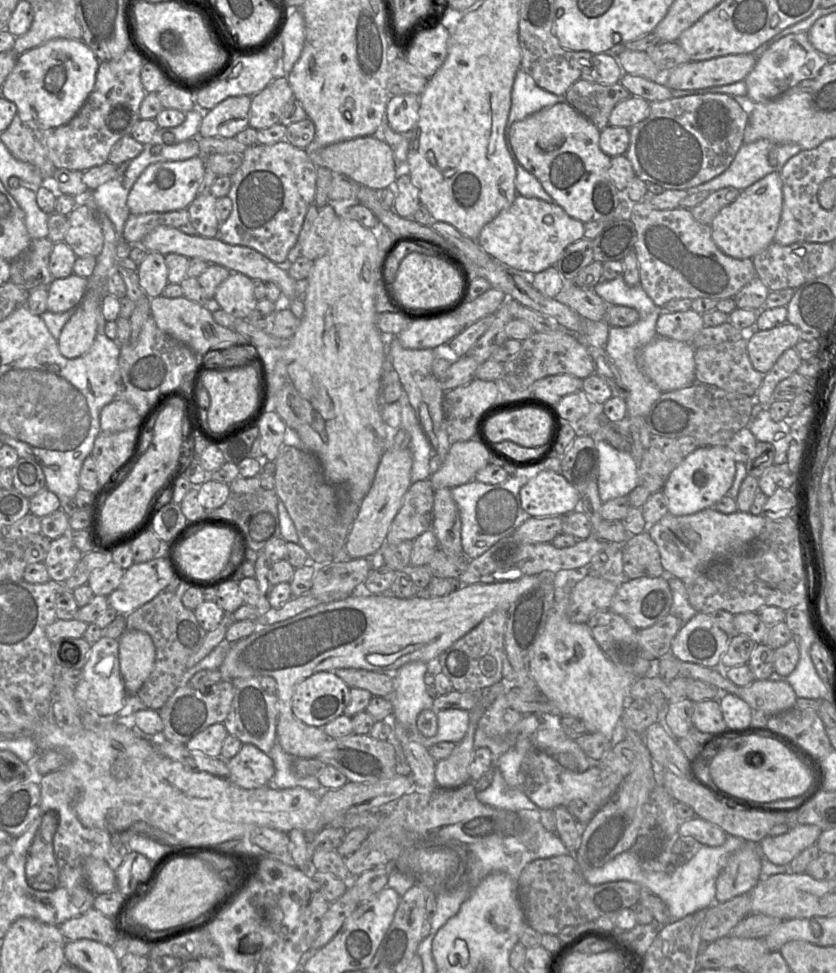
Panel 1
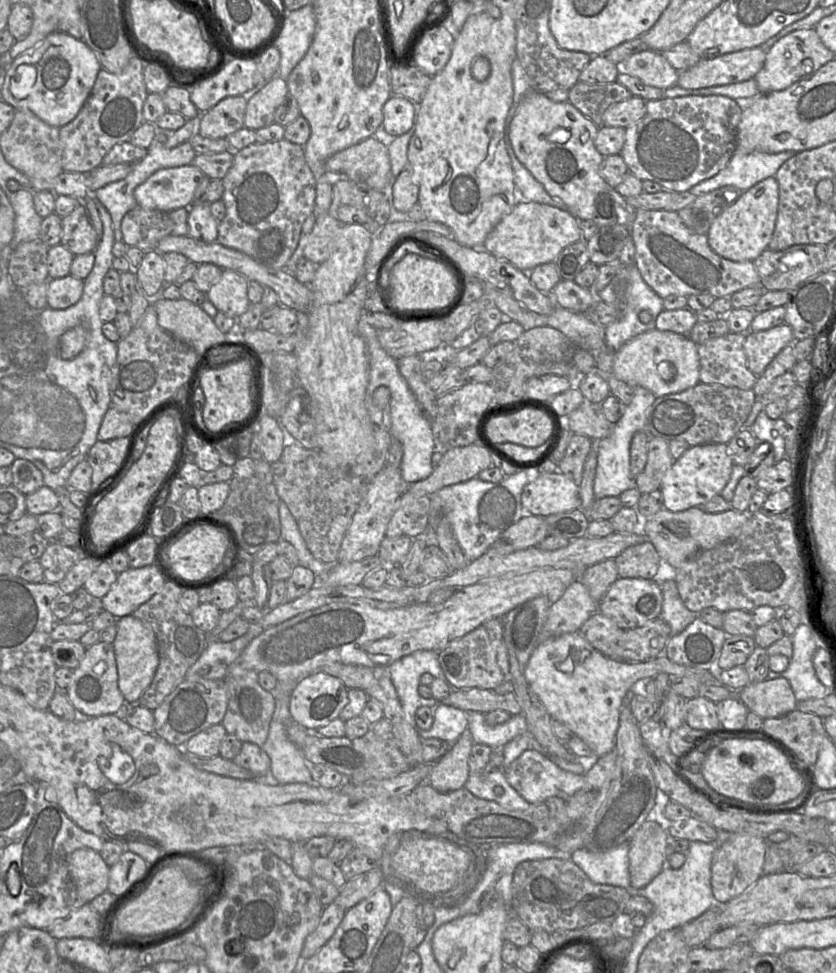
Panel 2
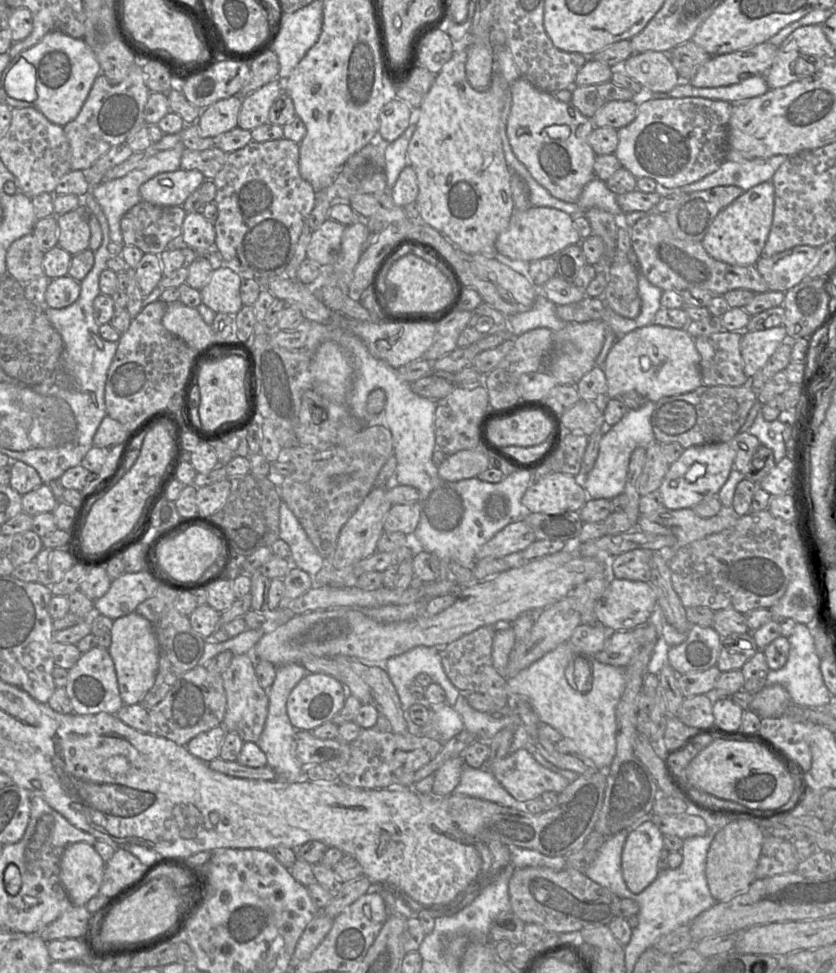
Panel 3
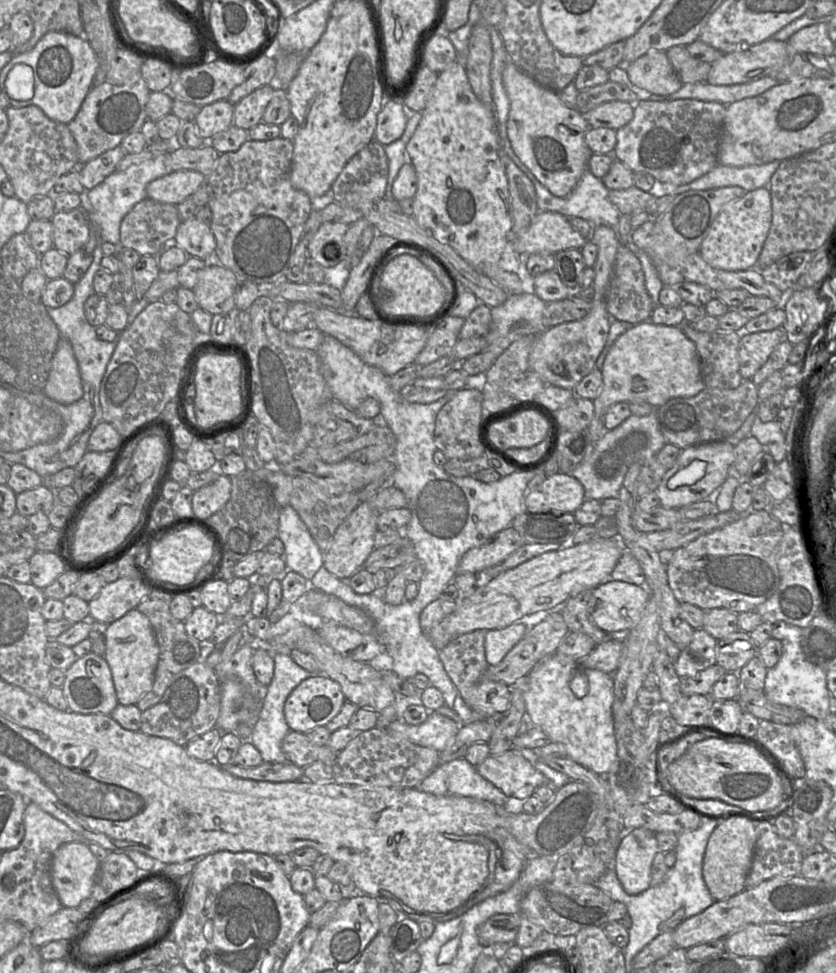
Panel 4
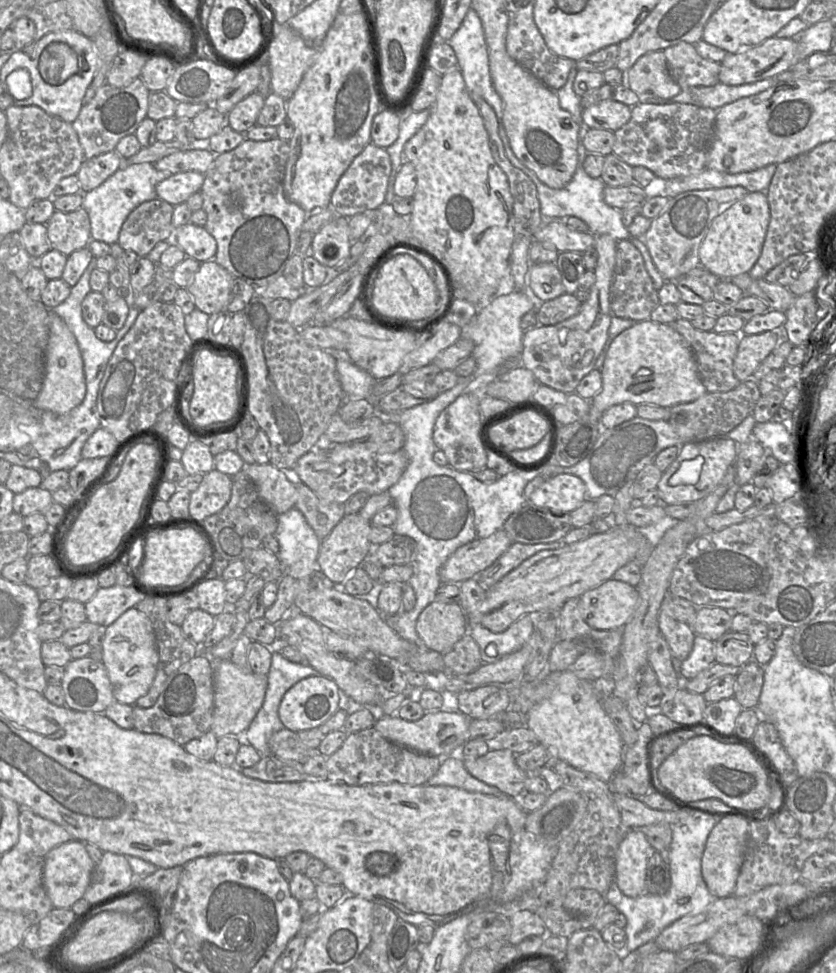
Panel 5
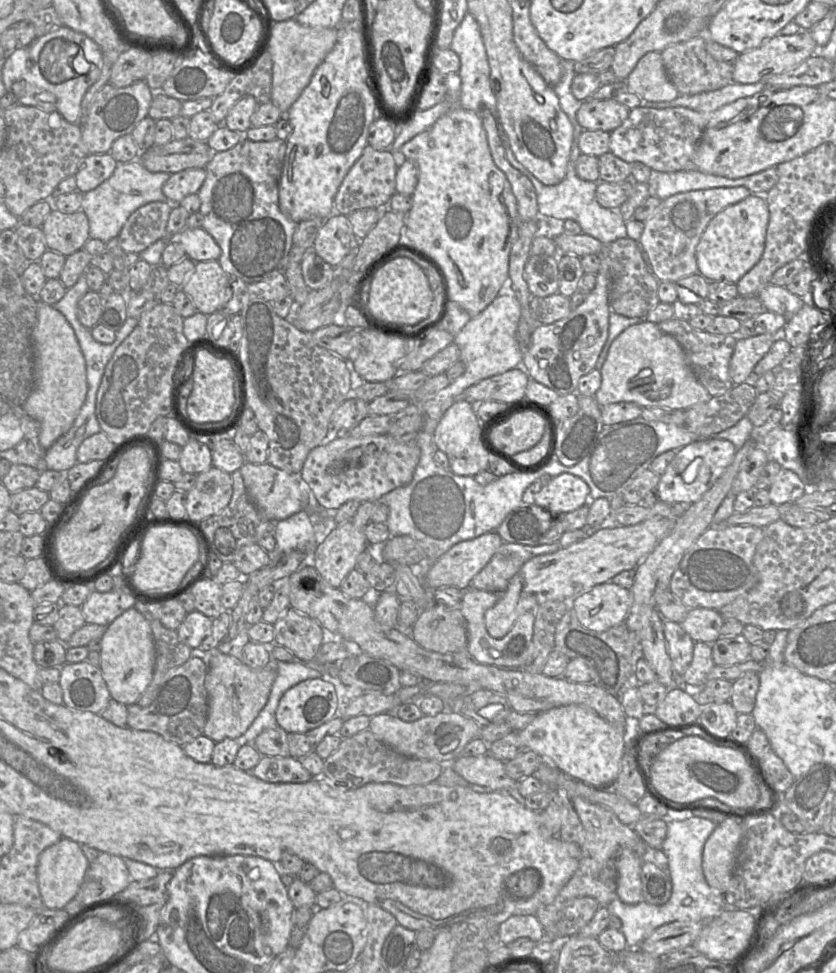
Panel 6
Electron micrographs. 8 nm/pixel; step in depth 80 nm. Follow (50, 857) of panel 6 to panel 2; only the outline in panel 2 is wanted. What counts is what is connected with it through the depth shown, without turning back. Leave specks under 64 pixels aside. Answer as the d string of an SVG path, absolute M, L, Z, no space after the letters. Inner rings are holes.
M86 847L75 850L69 858L68 869L85 904L108 890L110 867L99 852Z

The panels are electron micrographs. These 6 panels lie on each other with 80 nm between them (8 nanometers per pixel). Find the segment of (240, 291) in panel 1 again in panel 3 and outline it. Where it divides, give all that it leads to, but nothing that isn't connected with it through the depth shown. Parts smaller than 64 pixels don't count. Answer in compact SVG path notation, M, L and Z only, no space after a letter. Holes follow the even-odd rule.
M215 264L208 283L200 290L204 305L216 314L234 316L242 307L241 276L224 264Z

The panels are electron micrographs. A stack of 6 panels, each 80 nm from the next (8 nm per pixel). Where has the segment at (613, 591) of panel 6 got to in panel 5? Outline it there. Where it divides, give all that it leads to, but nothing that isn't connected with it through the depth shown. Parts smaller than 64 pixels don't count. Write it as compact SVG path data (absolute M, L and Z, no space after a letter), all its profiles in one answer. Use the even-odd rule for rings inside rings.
M609 579L579 597L583 620L597 630L622 629L633 615L639 594L628 583Z

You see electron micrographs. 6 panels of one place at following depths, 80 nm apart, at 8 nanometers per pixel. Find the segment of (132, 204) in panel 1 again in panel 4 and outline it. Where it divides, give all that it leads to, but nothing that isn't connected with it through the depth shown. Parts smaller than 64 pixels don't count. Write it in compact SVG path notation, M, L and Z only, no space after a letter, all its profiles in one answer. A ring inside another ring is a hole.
M175 171L151 181L146 188L147 198L178 205L205 183L206 177L197 171Z

